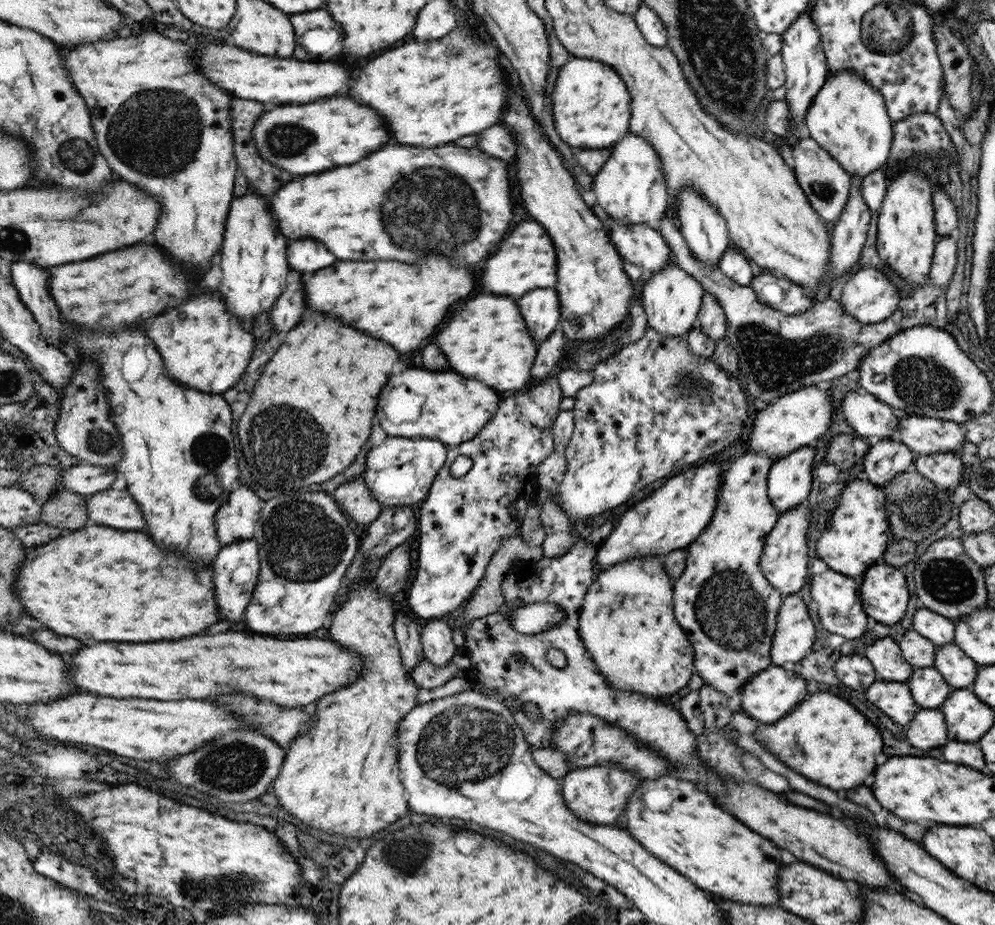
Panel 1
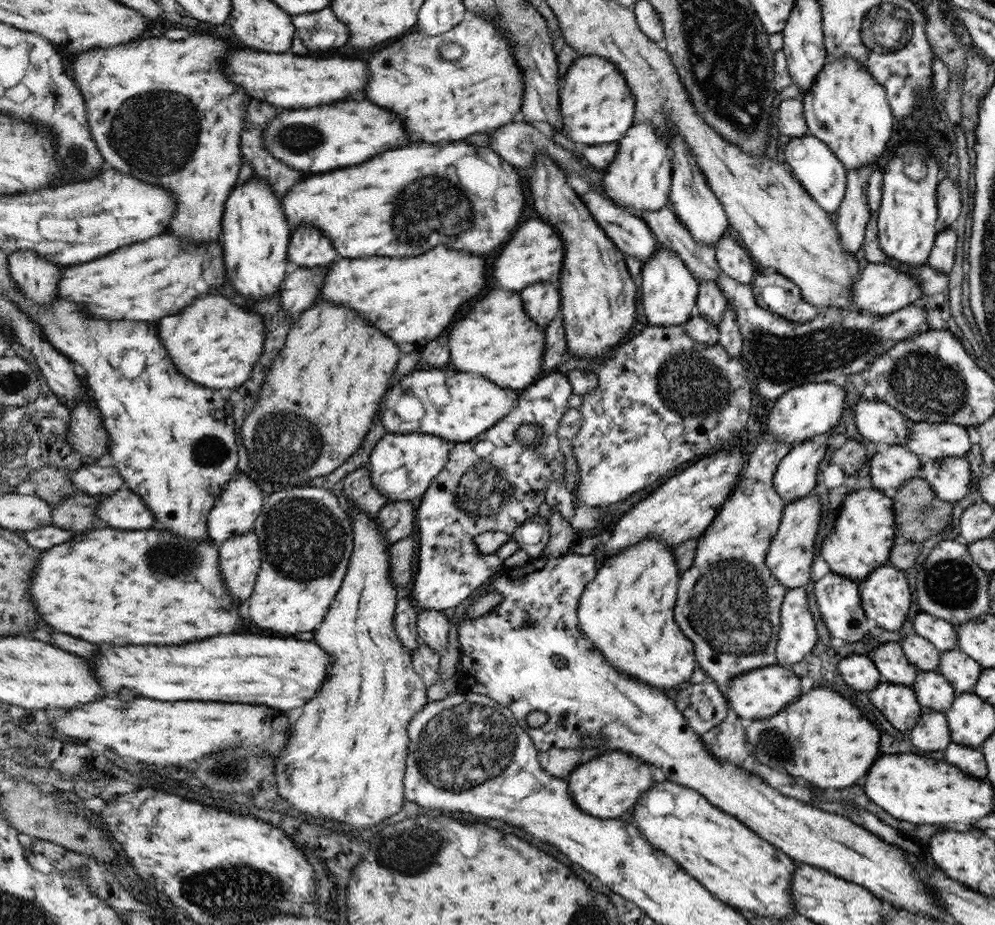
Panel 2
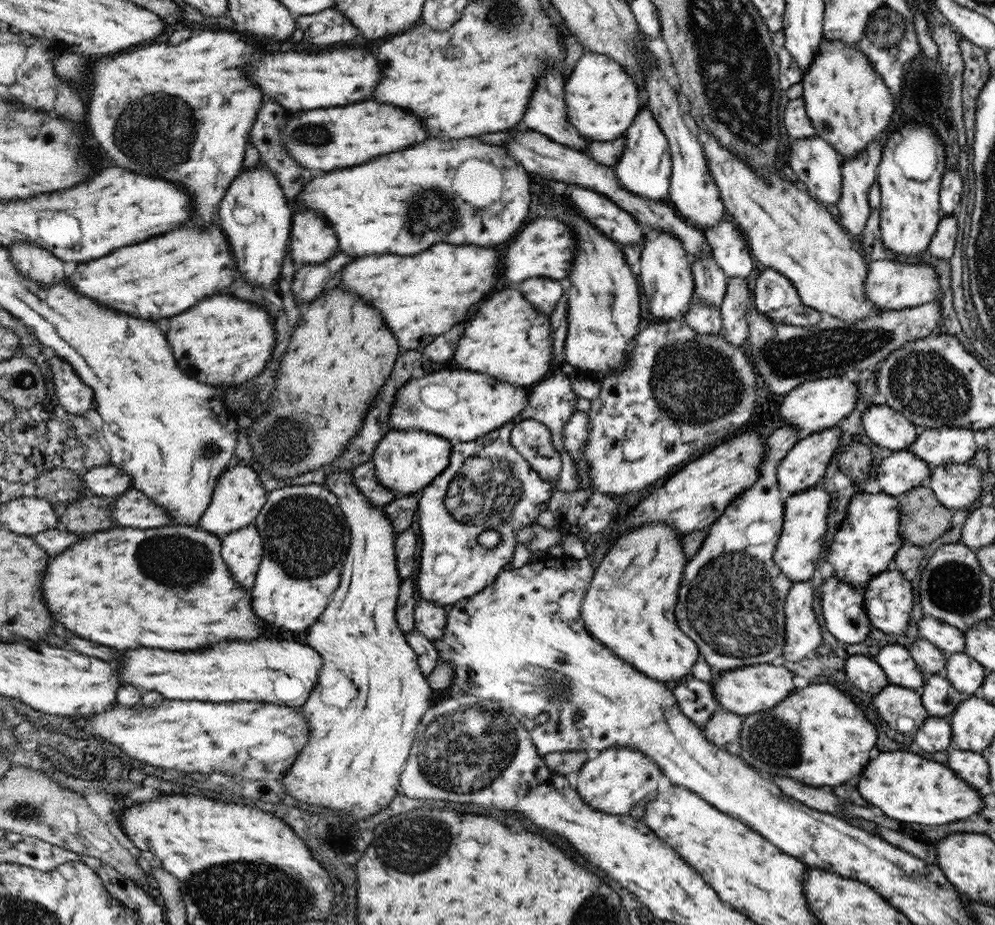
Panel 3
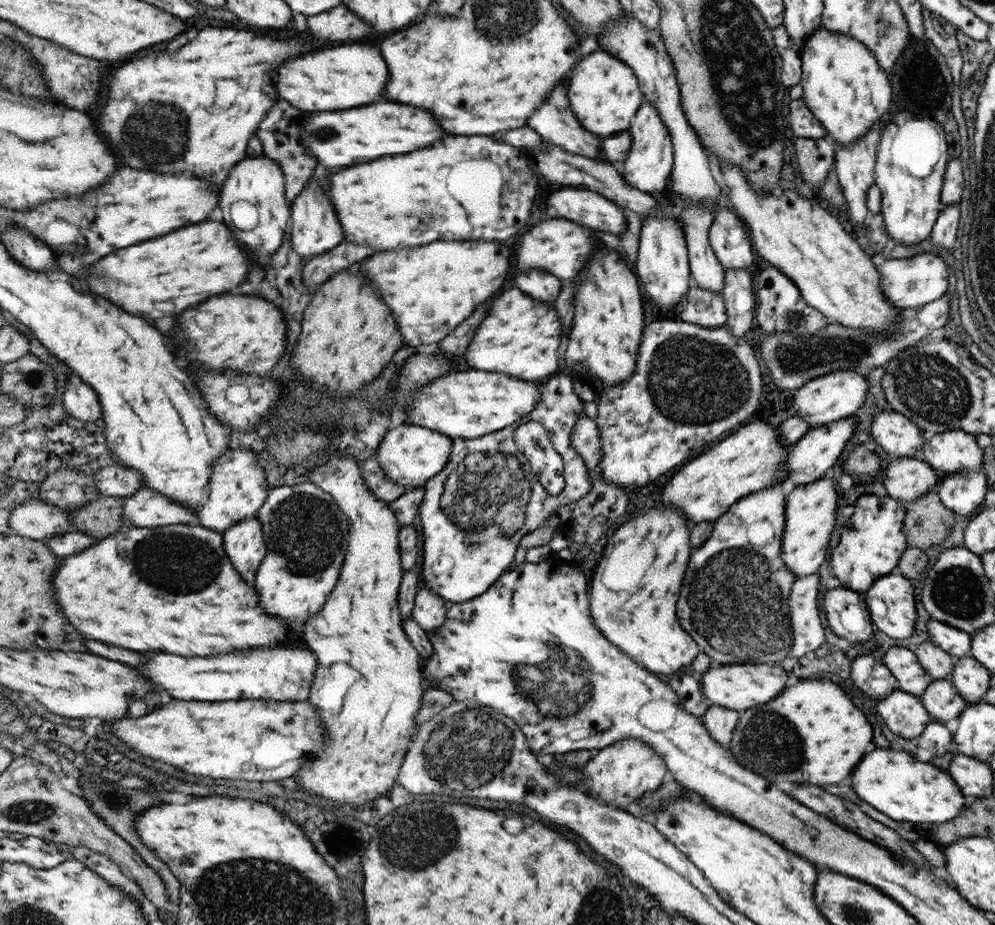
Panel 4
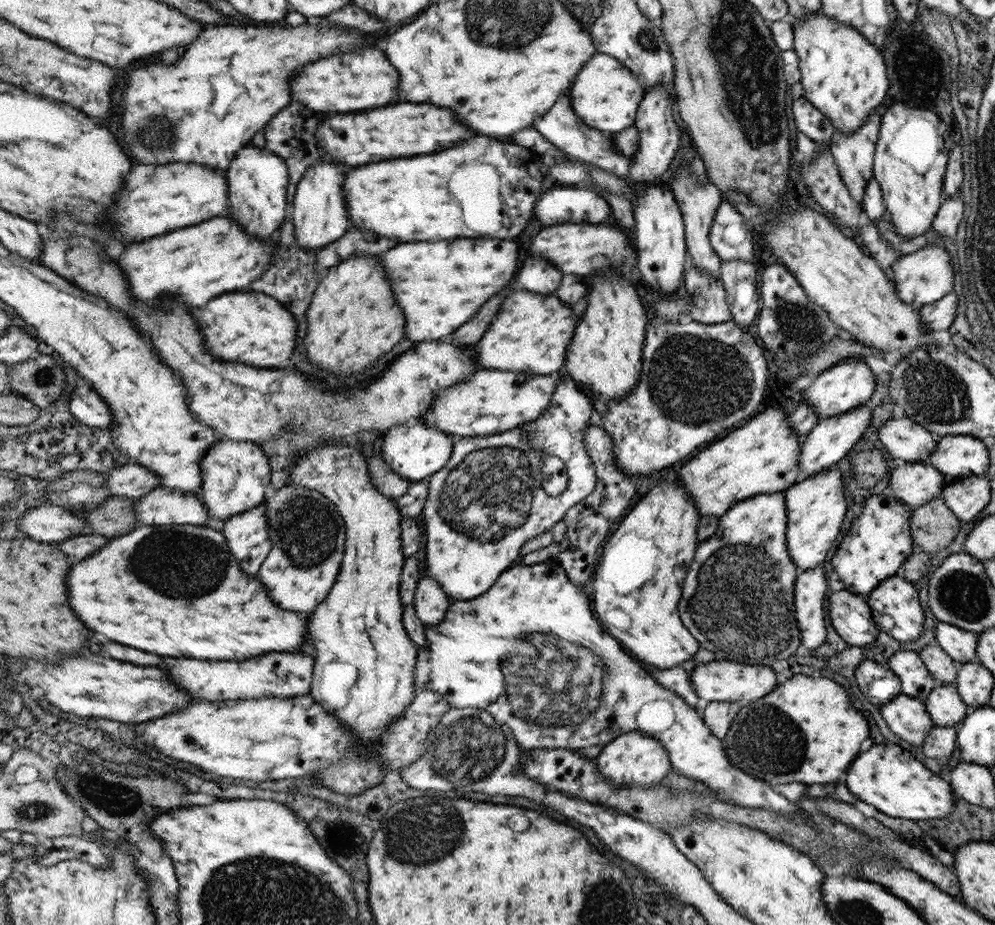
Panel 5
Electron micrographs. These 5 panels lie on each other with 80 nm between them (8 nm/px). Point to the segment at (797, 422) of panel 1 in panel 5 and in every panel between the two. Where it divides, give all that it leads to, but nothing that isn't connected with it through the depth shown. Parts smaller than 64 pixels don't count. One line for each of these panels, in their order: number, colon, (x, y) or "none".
2: (811, 410)
3: (816, 406)
4: (831, 398)
5: (850, 384)

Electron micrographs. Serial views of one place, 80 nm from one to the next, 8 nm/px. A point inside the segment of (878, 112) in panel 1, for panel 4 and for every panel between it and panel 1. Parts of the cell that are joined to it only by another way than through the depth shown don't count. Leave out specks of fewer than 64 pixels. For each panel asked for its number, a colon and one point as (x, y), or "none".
2: (847, 108)
3: (847, 99)
4: (844, 85)

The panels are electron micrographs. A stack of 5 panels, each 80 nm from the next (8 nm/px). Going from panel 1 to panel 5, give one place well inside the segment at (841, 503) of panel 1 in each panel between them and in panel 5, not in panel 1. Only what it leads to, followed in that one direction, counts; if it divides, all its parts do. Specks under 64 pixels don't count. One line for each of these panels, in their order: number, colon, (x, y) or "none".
2: (864, 533)
3: (867, 541)
4: (873, 540)
5: (879, 541)

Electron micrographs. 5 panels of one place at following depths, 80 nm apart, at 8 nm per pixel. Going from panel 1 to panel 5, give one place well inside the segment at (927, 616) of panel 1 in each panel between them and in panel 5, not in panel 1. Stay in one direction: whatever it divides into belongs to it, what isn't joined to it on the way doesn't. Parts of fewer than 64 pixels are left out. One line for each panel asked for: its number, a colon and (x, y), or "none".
2: (941, 633)
3: (949, 639)
4: (958, 643)
5: (961, 644)

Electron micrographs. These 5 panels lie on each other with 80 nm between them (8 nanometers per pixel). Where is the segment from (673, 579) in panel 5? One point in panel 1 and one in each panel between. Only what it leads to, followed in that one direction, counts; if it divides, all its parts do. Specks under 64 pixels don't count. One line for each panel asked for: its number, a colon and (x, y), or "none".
1: (642, 648)
2: (626, 612)
3: (640, 575)
4: (633, 592)

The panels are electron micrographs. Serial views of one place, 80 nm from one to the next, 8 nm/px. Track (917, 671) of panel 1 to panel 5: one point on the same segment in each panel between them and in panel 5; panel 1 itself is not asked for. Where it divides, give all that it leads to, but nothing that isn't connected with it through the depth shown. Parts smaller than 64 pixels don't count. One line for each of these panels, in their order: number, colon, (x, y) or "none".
2: (935, 693)
3: (940, 698)
4: (941, 698)
5: (945, 705)

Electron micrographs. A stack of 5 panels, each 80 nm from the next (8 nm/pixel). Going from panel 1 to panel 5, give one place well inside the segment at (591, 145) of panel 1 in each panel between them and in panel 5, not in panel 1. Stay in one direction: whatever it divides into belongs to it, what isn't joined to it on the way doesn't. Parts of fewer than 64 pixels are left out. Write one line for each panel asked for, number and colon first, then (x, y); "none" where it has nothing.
2: (598, 107)
3: (602, 99)
4: (605, 94)
5: (608, 95)

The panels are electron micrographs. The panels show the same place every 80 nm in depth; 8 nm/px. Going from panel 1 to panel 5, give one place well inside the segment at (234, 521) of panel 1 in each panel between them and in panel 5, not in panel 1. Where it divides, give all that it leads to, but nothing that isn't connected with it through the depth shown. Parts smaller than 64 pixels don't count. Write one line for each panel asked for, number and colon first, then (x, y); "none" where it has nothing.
2: (235, 514)
3: (239, 497)
4: (238, 489)
5: (236, 476)

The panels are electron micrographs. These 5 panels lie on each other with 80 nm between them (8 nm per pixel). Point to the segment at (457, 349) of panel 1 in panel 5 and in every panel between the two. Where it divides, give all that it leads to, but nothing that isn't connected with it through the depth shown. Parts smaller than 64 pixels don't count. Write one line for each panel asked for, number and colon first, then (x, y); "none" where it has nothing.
2: (497, 340)
3: (510, 339)
4: (522, 337)
5: (532, 333)

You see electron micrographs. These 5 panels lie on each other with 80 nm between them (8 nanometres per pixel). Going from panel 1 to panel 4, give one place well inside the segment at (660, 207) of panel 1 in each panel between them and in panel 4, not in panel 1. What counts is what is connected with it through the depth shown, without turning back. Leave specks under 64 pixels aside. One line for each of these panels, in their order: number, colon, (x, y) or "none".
2: (639, 179)
3: (645, 168)
4: (648, 167)

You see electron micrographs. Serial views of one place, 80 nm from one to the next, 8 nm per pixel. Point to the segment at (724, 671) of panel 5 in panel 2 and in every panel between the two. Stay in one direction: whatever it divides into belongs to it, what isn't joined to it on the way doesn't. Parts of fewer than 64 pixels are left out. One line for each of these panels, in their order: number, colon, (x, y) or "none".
2: (758, 694)
3: (746, 690)
4: (741, 687)

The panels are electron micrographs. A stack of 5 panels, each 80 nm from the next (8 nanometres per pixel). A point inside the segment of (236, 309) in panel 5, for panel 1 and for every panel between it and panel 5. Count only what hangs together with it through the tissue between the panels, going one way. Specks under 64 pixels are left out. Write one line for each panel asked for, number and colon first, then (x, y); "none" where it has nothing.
1: (204, 347)
2: (213, 342)
3: (226, 340)
4: (245, 333)

